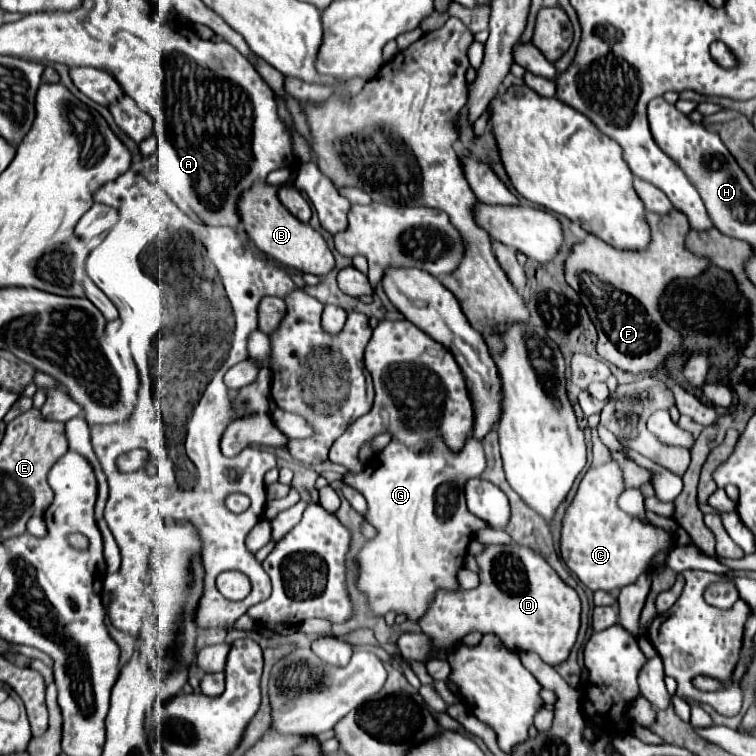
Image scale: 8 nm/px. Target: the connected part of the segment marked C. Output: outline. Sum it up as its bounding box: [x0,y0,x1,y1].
[560,462,672,594]

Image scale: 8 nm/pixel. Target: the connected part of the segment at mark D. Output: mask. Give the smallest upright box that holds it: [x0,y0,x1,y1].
[420,544,580,666]

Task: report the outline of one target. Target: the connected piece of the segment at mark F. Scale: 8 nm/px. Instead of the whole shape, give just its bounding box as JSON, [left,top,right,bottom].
[564,210,710,374]

